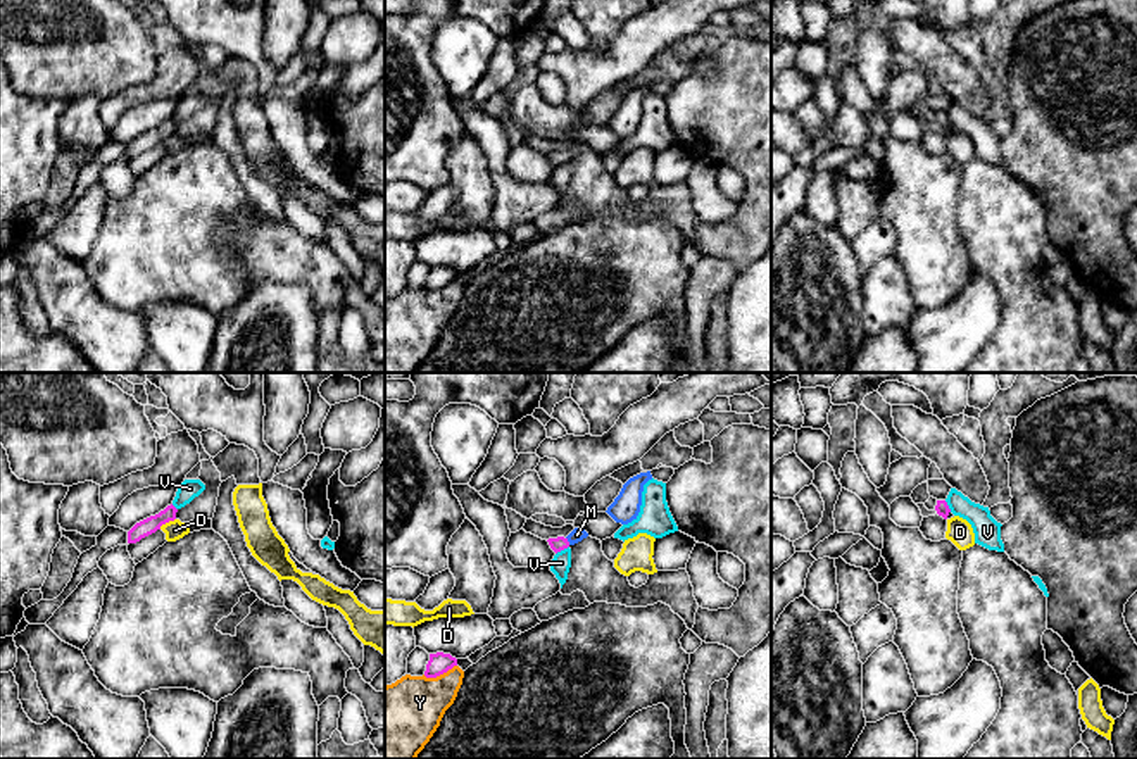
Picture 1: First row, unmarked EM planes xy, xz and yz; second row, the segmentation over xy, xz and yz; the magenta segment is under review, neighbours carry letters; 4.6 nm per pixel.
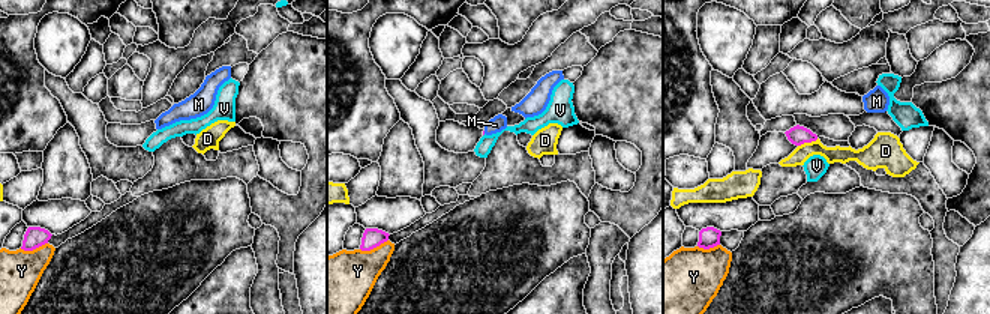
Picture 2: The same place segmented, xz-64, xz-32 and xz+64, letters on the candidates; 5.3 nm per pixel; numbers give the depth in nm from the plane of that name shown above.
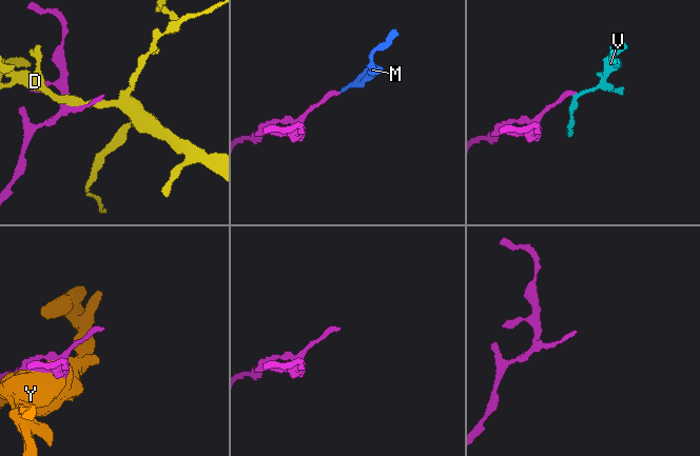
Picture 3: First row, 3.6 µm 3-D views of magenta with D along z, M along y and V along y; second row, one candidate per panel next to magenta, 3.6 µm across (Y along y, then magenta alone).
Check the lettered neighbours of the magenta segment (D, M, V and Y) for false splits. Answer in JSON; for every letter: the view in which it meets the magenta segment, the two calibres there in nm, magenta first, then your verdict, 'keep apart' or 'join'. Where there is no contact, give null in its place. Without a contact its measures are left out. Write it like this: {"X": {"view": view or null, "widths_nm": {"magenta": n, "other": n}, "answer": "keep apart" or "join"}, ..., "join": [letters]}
{"D": {"view": "xy", "widths_nm": {"magenta": 80, "other": 90}, "answer": "keep apart"}, "M": {"view": "xz", "widths_nm": {"magenta": 70, "other": 70}, "answer": "join"}, "V": {"view": "xz", "widths_nm": {"magenta": 70, "other": 90}, "answer": "keep apart"}, "Y": {"view": "xz", "widths_nm": {"magenta": 100, "other": 320}, "answer": "keep apart"}, "join": ["M"]}

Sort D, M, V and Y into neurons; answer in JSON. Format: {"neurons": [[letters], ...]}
{"neurons": [["D"], ["M"], ["V"], ["Y"]]}

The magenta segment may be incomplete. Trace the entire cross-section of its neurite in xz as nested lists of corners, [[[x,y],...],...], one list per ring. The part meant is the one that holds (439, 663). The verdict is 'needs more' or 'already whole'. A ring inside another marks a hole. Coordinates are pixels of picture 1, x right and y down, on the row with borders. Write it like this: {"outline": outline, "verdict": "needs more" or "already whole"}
{"outline": [[[443,652],[430,654],[424,676],[437,678],[447,673],[449,669],[452,669],[454,666],[457,666],[457,659],[452,657],[450,654],[443,654]]], "verdict": "already whole"}

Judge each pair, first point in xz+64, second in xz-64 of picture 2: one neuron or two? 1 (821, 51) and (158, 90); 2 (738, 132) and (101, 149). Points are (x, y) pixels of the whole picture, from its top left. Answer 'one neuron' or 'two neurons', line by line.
1: one neuron
2: two neurons

